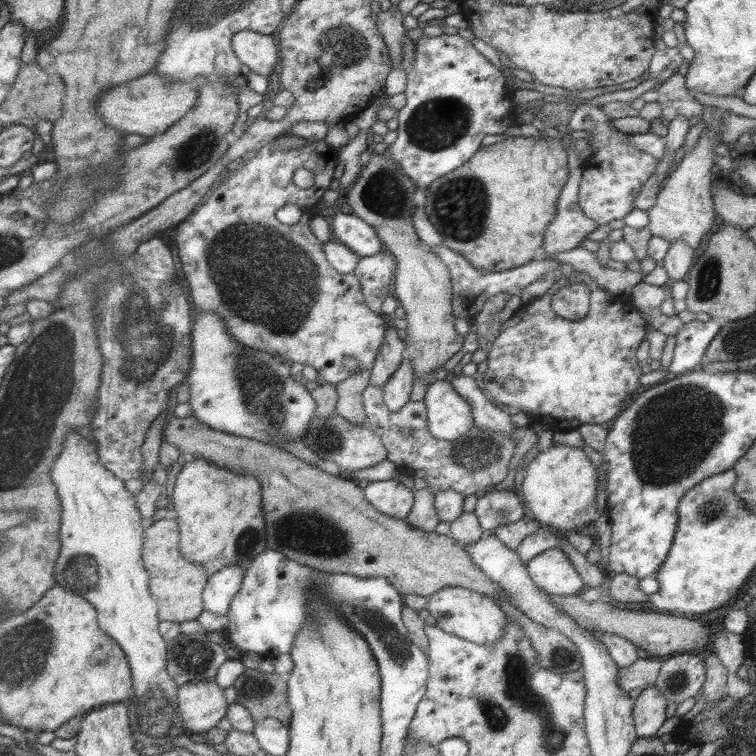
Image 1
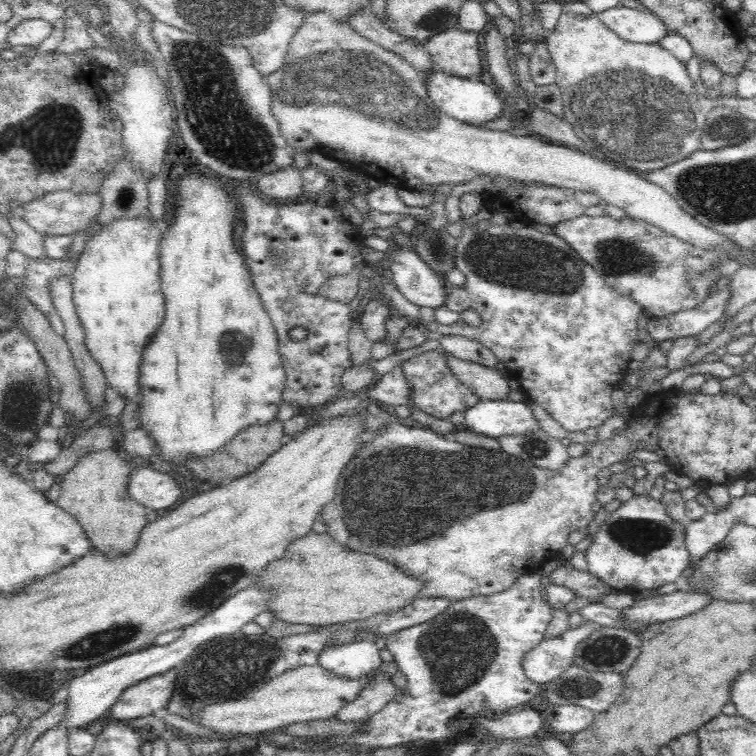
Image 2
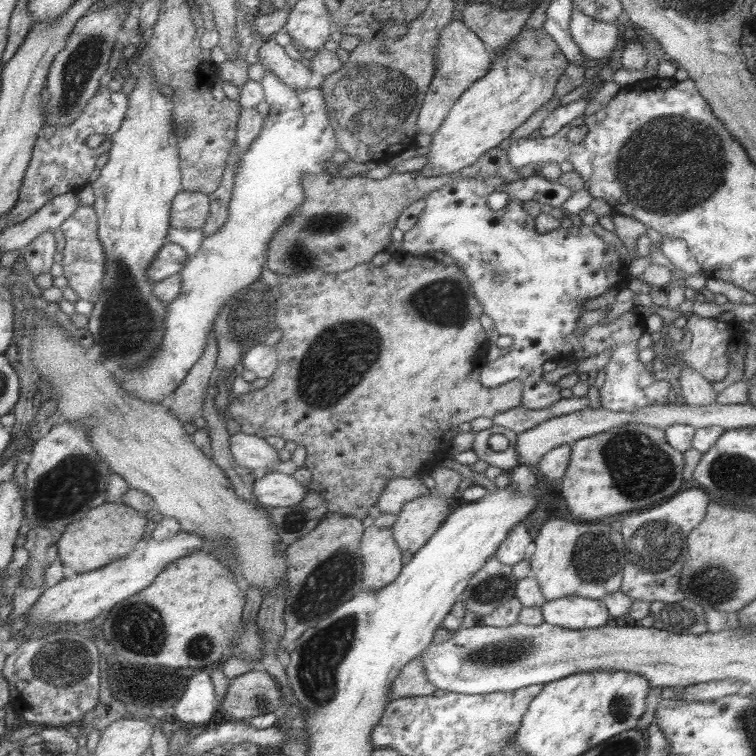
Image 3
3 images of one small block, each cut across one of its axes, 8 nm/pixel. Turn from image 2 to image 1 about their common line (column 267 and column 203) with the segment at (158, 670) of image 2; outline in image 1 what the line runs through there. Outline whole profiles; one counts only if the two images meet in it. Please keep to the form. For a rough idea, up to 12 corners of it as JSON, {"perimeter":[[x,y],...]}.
{"perimeter":[[247,564],[209,575],[204,611],[226,616]]}

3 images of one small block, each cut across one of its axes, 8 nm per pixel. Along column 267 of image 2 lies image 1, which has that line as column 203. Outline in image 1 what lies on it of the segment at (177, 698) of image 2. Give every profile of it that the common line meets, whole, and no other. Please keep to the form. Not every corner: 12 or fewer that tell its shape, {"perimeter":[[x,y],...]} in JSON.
{"perimeter":[[204,634],[167,642],[168,675],[216,682],[230,658],[224,644]]}

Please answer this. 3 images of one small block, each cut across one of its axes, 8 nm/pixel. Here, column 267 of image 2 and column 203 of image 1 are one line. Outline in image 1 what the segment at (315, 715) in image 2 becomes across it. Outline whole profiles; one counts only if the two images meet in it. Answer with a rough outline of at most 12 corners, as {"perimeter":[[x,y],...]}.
{"perimeter":[[216,682],[178,687],[178,713],[191,735],[215,728],[228,707]]}

